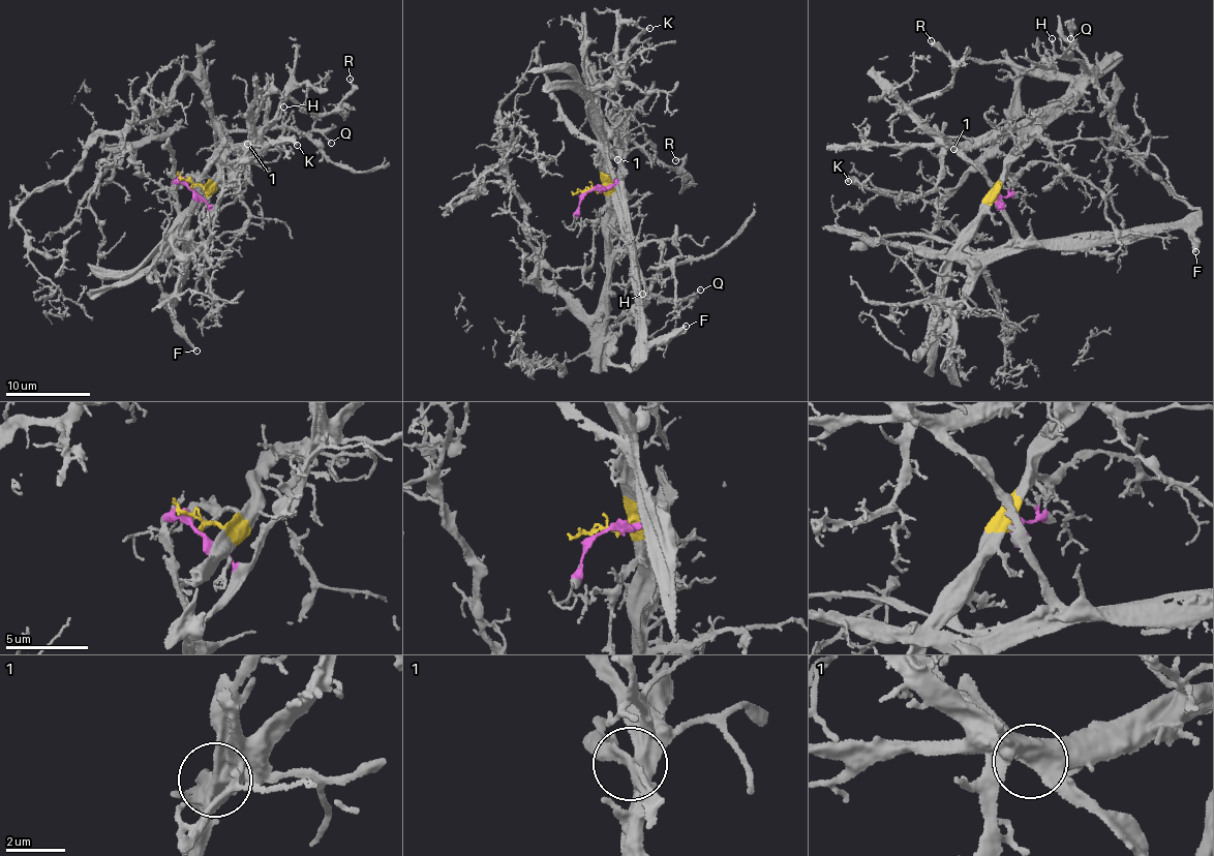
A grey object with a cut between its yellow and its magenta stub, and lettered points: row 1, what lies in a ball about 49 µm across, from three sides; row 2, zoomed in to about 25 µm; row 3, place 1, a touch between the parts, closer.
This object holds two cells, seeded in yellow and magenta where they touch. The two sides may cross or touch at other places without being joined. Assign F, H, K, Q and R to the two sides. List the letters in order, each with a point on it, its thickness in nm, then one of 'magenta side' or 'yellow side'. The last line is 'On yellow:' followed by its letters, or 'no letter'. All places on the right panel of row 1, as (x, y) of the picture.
F: at (1195, 251); 240 nm thick; magenta side
H: at (1052, 38); 130 nm thick; yellow side
K: at (848, 181); 320 nm thick; yellow side
Q: at (1070, 38); 110 nm thick; yellow side
R: at (931, 40); 150 nm thick; magenta side
On yellow: H, K, Q

